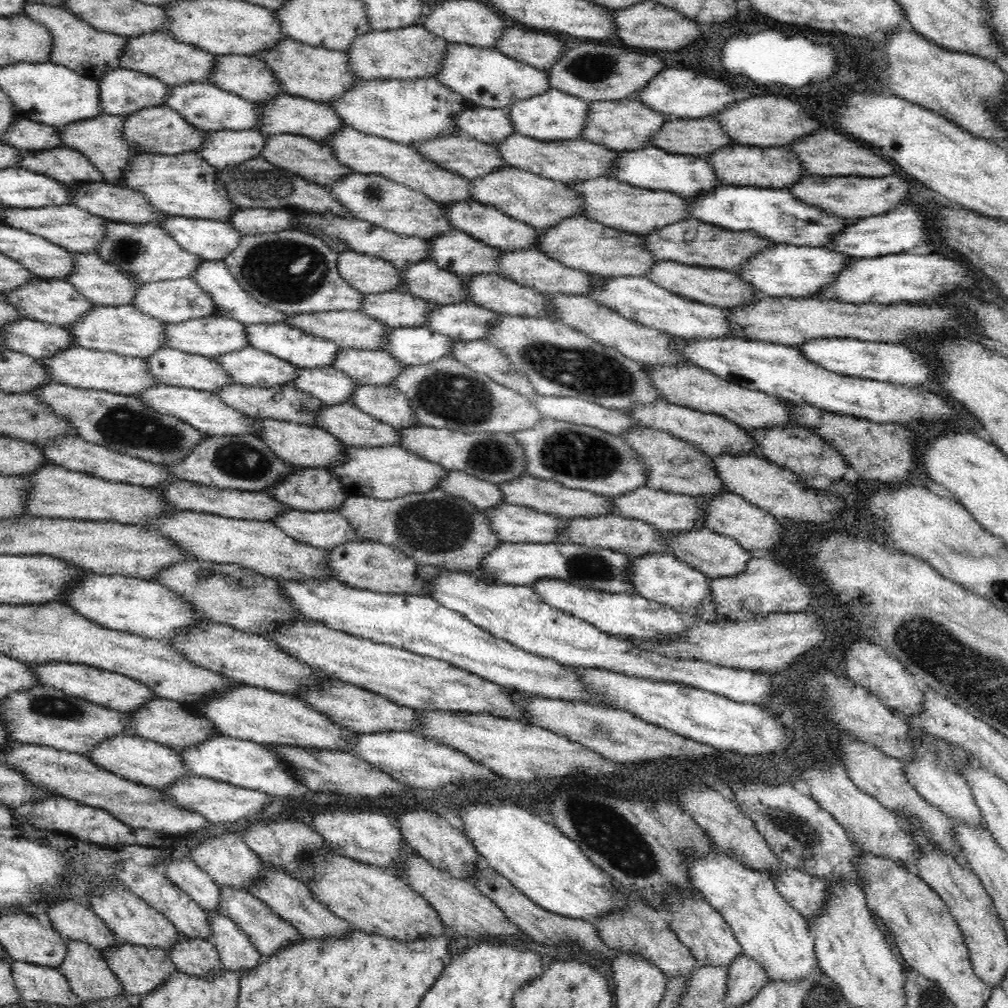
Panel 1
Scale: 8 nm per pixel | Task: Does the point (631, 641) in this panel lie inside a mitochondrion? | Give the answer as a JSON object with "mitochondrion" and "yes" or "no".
{"mitochondrion":"no"}

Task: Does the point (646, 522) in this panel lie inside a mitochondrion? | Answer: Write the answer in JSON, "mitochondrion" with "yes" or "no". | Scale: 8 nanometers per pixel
{"mitochondrion":"no"}

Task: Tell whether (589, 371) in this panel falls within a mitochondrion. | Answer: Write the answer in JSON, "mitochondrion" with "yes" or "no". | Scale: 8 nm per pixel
{"mitochondrion":"yes"}

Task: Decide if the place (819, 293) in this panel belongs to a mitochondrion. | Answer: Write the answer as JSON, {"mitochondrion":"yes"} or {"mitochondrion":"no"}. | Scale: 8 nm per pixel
{"mitochondrion":"no"}

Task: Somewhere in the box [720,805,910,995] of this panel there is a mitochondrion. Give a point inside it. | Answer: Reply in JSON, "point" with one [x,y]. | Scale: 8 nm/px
{"point":[801,833]}

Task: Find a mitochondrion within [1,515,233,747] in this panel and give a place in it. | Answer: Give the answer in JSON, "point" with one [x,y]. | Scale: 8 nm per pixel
{"point":[55,708]}

